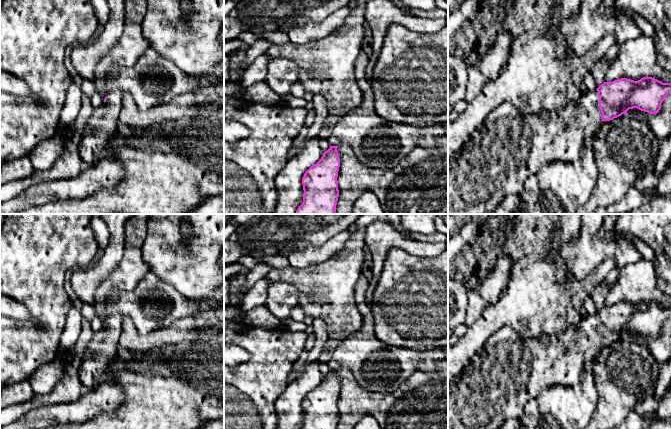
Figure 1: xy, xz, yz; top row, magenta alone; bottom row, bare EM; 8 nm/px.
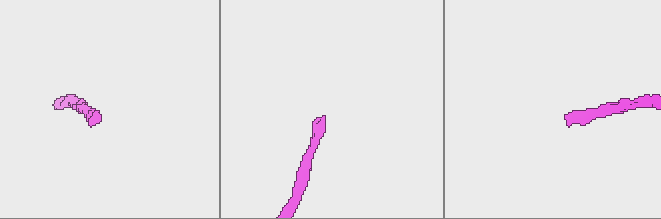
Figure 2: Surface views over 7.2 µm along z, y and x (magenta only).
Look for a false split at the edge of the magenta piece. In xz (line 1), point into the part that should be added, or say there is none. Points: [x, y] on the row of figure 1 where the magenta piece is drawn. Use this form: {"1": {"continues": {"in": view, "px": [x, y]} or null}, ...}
{"1": {"continues": null}}

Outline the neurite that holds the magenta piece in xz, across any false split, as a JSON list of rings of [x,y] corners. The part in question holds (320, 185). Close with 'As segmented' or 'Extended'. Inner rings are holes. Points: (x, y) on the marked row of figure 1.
[[[330,146],[321,159],[305,172],[302,178],[303,202],[296,214],[336,214],[340,167],[337,148]]]. As segmented

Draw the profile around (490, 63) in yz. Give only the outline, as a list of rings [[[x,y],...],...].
[[[502,31],[485,52],[478,51],[475,67],[489,80],[496,79],[506,65],[512,41],[513,36]]]

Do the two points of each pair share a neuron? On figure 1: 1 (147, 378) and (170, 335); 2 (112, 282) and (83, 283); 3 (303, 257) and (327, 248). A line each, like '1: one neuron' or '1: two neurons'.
1: two neurons
2: two neurons
3: one neuron

